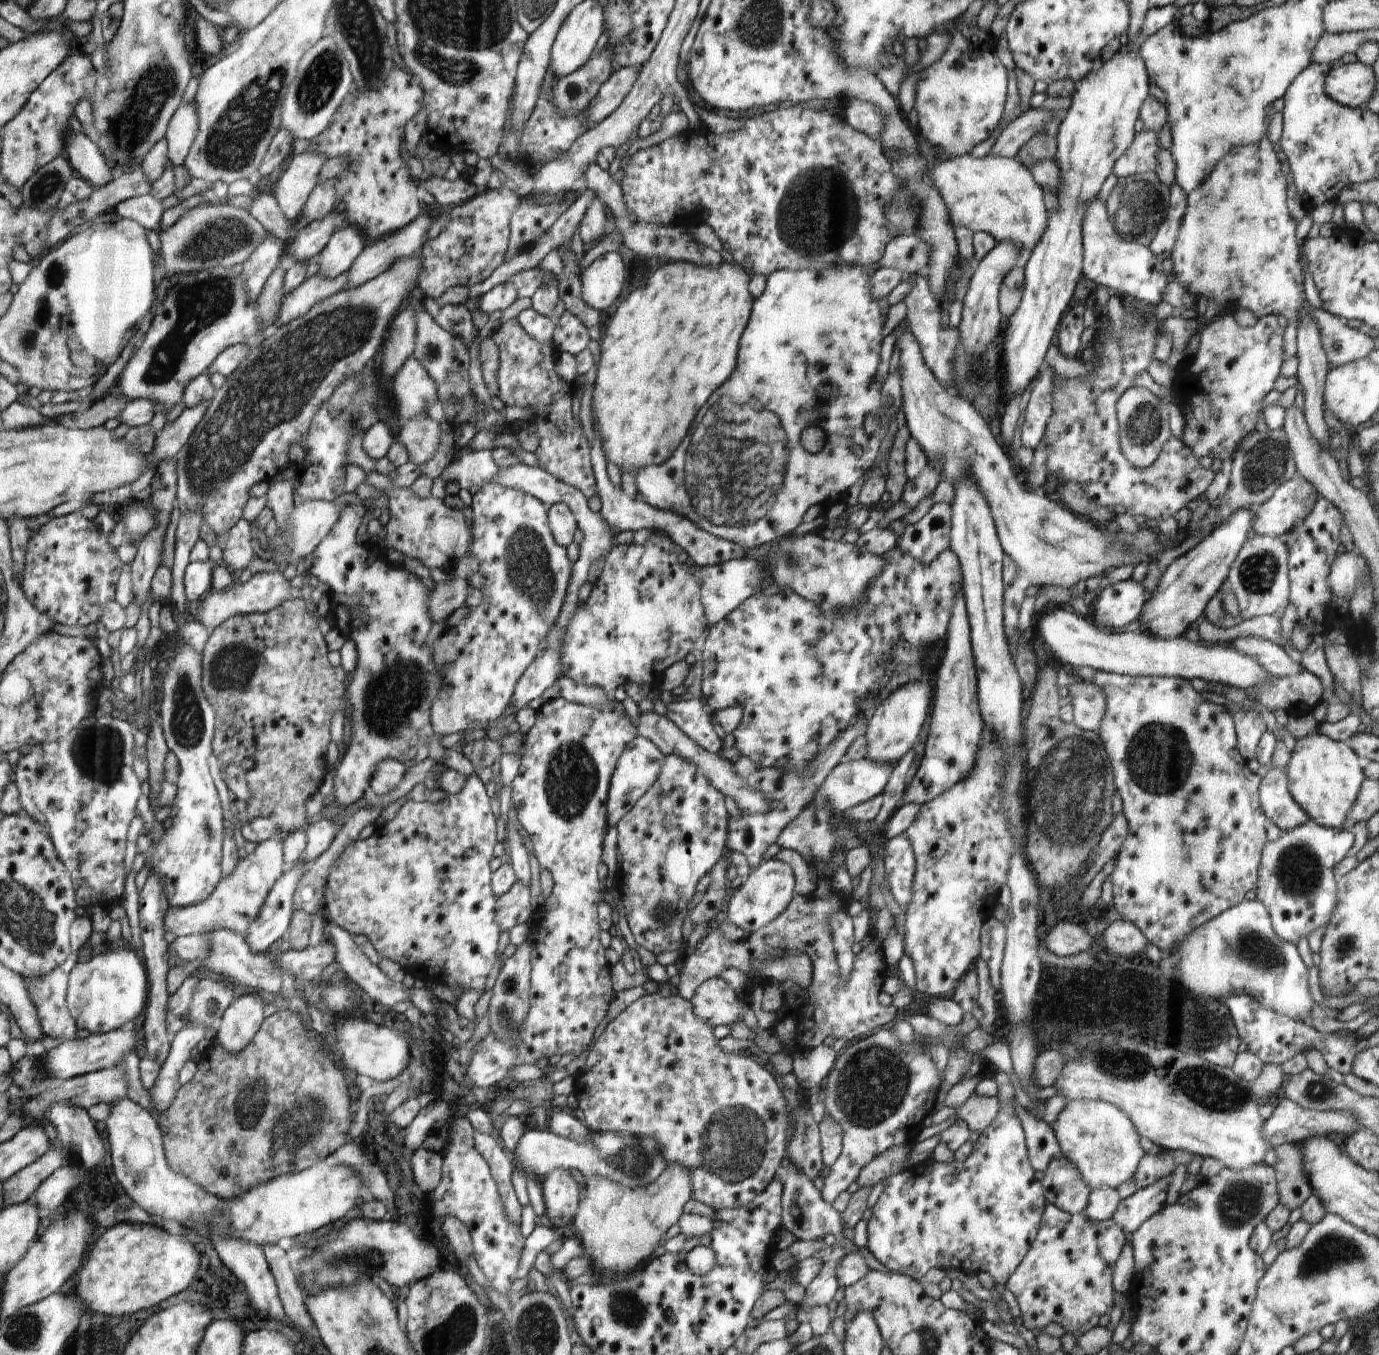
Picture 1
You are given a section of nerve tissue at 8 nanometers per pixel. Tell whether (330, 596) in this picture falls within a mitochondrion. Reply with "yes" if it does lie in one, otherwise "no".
no

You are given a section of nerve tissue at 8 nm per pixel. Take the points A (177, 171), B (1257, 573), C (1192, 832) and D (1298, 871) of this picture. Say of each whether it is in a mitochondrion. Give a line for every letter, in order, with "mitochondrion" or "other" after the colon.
A: other
B: mitochondrion
C: other
D: mitochondrion

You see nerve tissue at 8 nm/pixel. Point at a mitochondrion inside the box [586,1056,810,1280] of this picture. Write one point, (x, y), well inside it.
(734, 1143)

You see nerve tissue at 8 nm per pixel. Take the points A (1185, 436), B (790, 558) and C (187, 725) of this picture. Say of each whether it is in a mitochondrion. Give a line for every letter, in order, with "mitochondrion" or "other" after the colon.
A: mitochondrion
B: mitochondrion
C: mitochondrion

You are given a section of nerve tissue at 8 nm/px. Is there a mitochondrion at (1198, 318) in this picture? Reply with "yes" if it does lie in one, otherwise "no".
no

